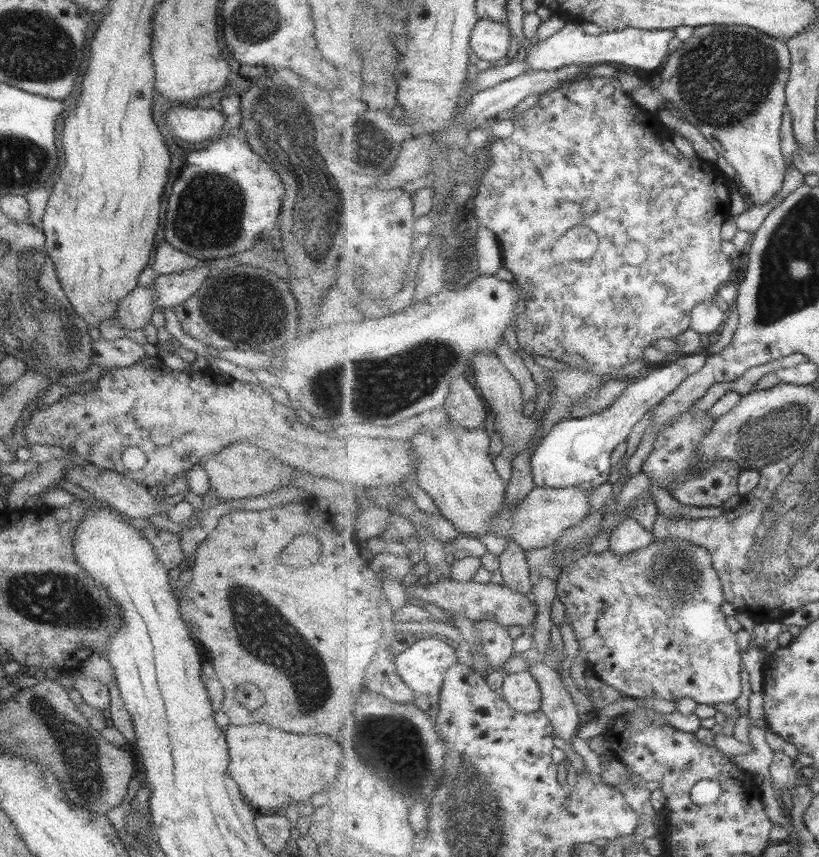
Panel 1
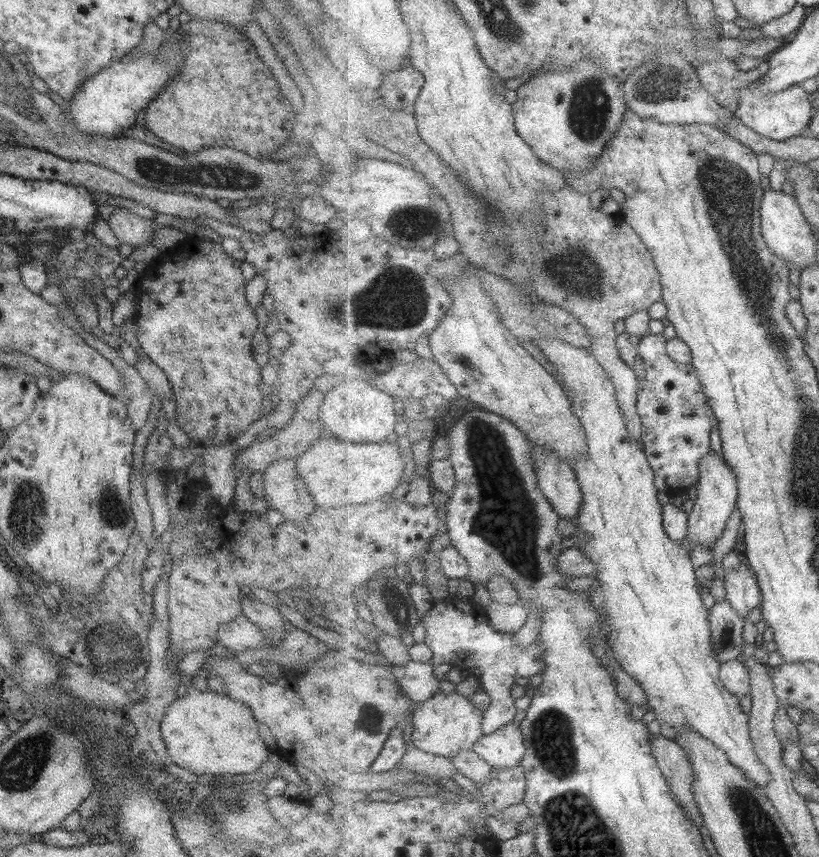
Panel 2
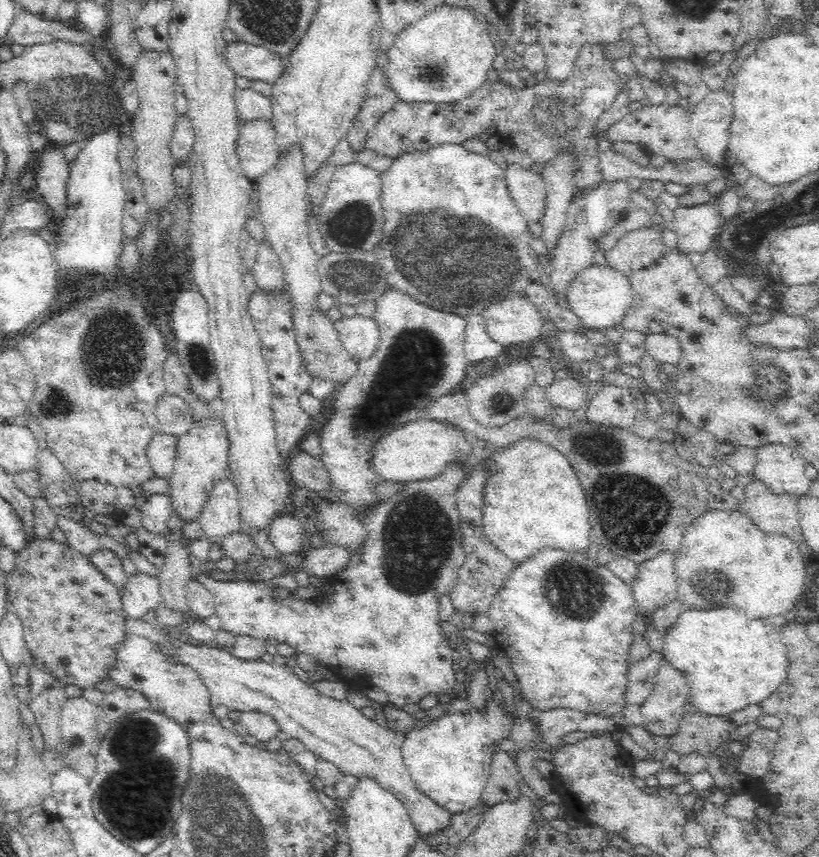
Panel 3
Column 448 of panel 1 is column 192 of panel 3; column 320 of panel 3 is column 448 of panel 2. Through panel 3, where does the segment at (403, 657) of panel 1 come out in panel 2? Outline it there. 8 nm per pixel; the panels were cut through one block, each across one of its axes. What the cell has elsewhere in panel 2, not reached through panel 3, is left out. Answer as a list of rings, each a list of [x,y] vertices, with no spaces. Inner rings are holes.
[[[437,693],[431,700],[415,705],[412,724],[412,746],[429,754],[441,755],[450,759],[459,756],[464,750],[471,750],[484,736],[483,712],[475,708],[468,697],[457,693]]]

